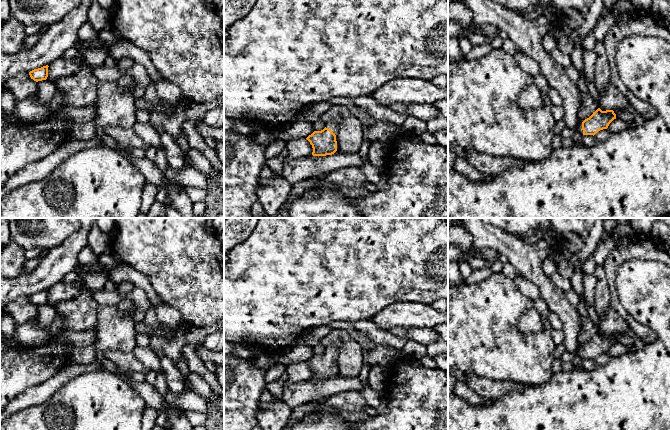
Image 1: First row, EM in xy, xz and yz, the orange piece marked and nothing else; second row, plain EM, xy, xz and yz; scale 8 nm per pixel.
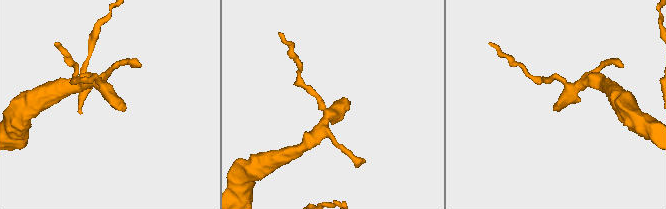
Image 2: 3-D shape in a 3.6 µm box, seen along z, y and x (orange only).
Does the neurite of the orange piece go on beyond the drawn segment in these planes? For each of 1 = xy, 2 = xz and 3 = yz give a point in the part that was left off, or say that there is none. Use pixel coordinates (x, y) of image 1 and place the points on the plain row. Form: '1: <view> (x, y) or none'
1: none
2: xz (333, 350)
3: yz (578, 351)

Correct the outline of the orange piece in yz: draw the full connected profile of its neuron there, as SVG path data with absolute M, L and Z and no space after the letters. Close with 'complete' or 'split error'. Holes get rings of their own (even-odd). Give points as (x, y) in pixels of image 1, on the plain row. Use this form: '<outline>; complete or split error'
M598 332L589 342L577 347L576 357L594 360L598 355L607 353L614 343L616 343L616 338L613 334L602 335Z; split error

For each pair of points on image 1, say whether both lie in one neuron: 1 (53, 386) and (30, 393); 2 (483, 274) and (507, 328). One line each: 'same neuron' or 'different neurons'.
1: same neuron
2: different neurons

